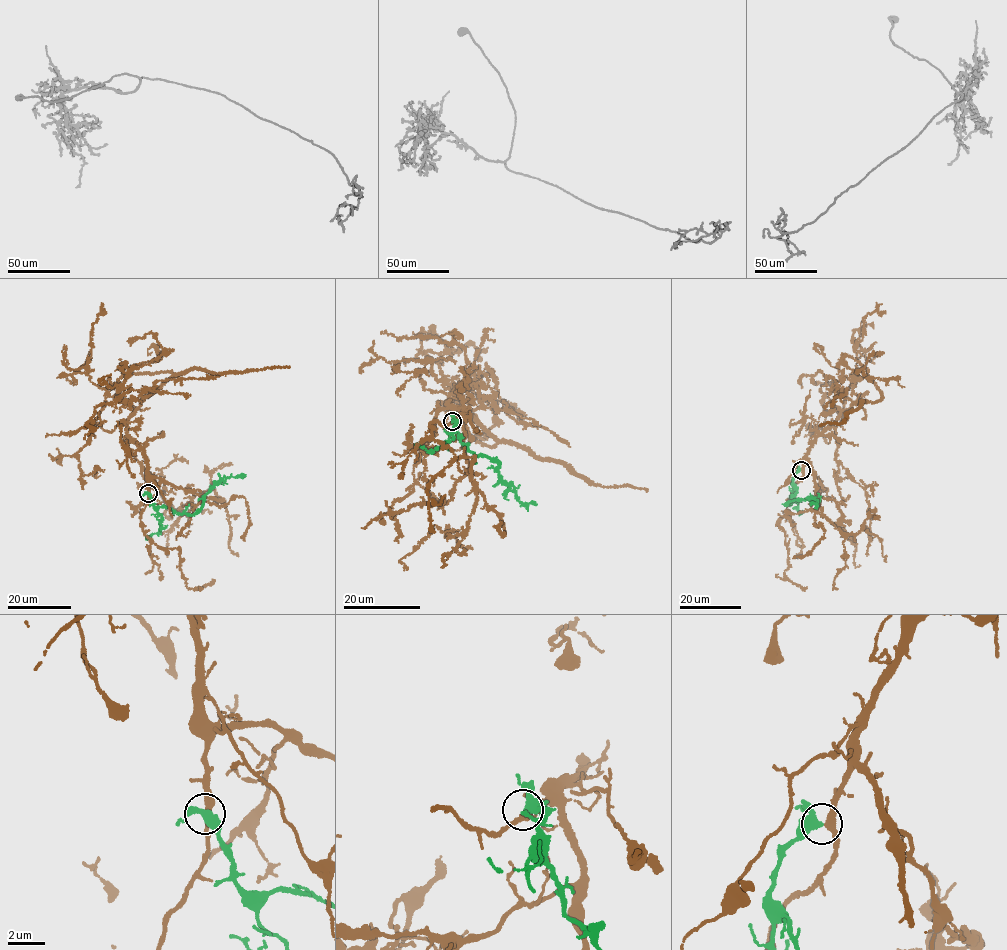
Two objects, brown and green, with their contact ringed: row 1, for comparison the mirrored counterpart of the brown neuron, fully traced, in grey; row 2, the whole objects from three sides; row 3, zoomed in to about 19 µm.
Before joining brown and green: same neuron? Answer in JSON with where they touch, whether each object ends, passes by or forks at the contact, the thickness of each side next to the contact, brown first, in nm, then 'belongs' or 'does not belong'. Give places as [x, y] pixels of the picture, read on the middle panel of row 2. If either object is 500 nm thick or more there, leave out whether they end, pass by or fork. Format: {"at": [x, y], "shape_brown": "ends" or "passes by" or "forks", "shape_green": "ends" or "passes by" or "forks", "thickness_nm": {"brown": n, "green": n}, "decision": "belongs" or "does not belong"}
{"at": [452, 421], "shape_brown": "passes by", "shape_green": "passes by", "thickness_nm": {"brown": 320, "green": 360}, "decision": "belongs"}

